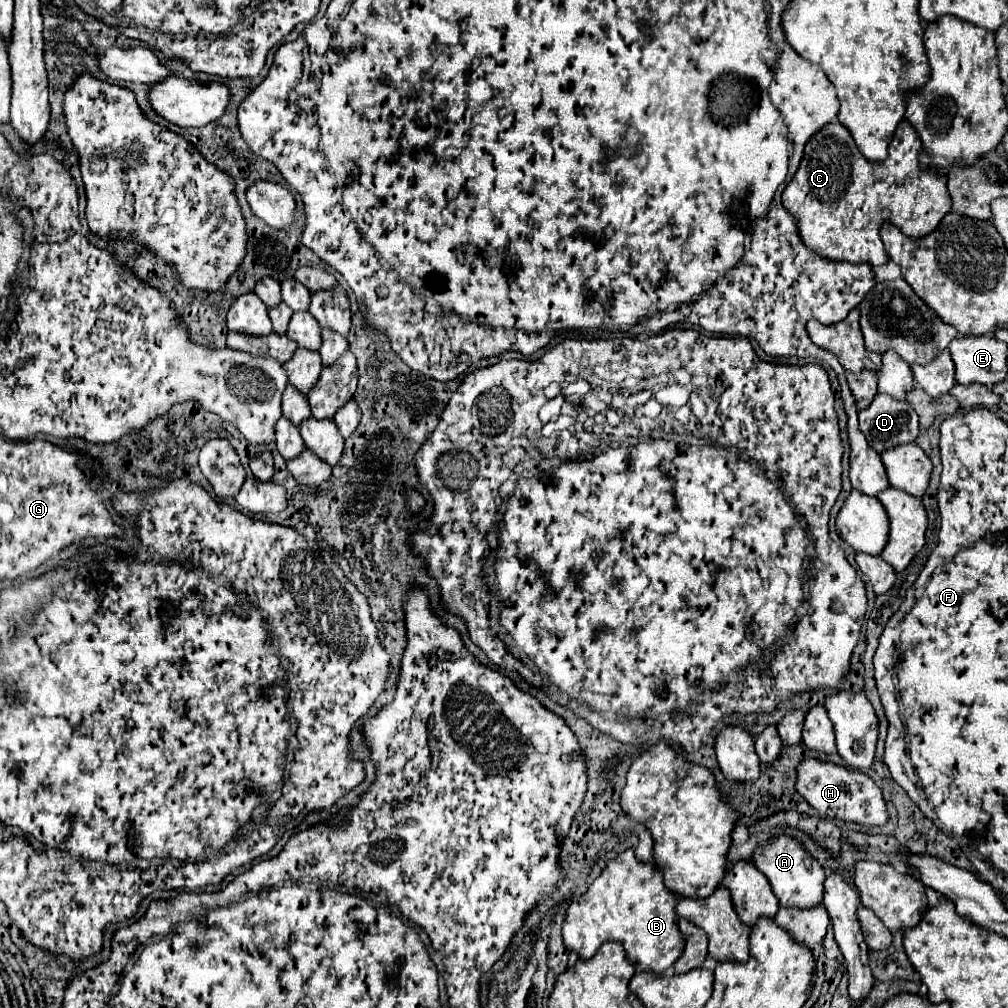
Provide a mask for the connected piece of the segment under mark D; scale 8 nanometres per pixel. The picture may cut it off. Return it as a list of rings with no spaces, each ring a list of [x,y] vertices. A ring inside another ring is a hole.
[[[877,394],[867,410],[859,412],[859,428],[869,446],[883,454],[889,448],[915,442],[919,436],[919,418],[905,400]]]

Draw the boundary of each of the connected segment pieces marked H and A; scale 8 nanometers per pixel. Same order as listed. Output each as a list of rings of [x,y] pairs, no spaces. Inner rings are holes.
[[[807,758],[803,764],[799,764],[799,778],[795,788],[825,818],[837,818],[861,826],[885,826],[889,820],[887,802],[883,800],[881,788],[863,772]]]
[[[777,836],[777,838],[769,840],[767,846],[757,850],[753,860],[755,860],[755,866],[767,876],[767,880],[783,908],[803,908],[805,910],[805,908],[823,904],[825,870],[797,840],[793,840],[789,836]]]

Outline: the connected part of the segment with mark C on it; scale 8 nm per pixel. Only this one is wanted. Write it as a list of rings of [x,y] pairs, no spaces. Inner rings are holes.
[[[833,120],[831,124],[825,124],[821,132],[815,132],[815,136],[811,136],[811,140],[805,144],[801,166],[783,190],[783,206],[795,218],[803,244],[825,260],[869,262],[871,266],[879,266],[887,260],[879,236],[879,228],[883,222],[899,226],[901,232],[909,238],[919,238],[935,230],[939,220],[951,210],[951,196],[947,192],[945,176],[939,176],[939,172],[931,172],[931,168],[919,168],[921,154],[923,144],[919,144],[919,136],[911,128],[909,120],[903,120],[897,126],[895,138],[889,146],[889,158],[881,162],[867,160],[859,152],[851,132],[841,122]]]

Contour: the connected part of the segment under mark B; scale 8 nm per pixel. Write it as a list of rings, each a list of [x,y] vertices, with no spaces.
[[[625,850],[611,860],[587,892],[569,904],[563,940],[565,948],[577,952],[581,960],[589,960],[605,942],[619,942],[631,964],[653,974],[663,974],[681,956],[685,944],[677,928],[673,892],[665,888],[663,876],[655,870],[655,864],[641,864],[633,850]]]

